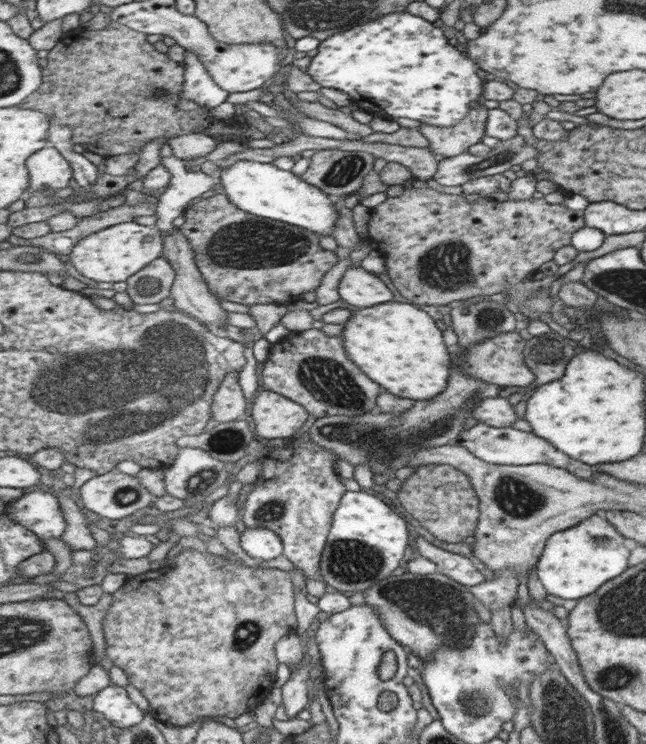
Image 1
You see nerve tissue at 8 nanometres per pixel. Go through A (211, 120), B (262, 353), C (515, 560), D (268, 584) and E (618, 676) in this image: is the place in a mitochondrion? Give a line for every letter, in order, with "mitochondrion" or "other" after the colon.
A: other
B: other
C: other
D: other
E: mitochondrion

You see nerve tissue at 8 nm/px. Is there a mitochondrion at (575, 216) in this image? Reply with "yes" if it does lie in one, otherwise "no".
no

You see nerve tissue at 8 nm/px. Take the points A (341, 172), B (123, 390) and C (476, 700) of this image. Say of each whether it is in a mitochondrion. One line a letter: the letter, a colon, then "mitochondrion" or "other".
A: mitochondrion
B: mitochondrion
C: mitochondrion

